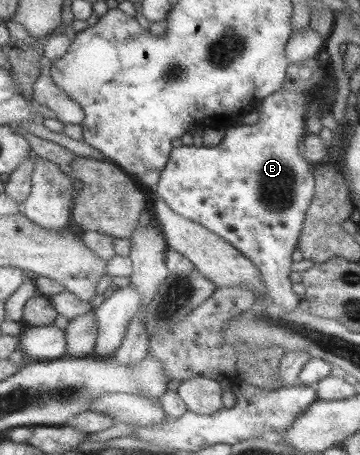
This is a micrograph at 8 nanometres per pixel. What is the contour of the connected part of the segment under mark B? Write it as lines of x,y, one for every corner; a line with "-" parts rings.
281,88
278,92
272,93
269,97
262,99
258,105
258,120
252,125
242,125
241,123
229,124
226,127
226,136
213,147
195,147
195,145
183,145
175,148
171,154
170,160
167,162
166,168
162,171
159,183
153,188
155,197
164,199
179,215
192,219
203,225
207,229
218,233
223,239
230,241
241,253
251,258
251,261
258,265
263,274
263,281
268,289
269,297
274,299
277,305
283,306
286,310
294,310
299,305
298,293
293,291
293,281
291,281
291,273
293,273
293,253
298,249
300,240
302,239
302,231
306,224
308,209
312,204
312,200
316,194
316,175
313,170
313,163
309,161
302,152
302,141
307,137
307,118
309,109
311,108
311,92
298,92
297,90
284,90

